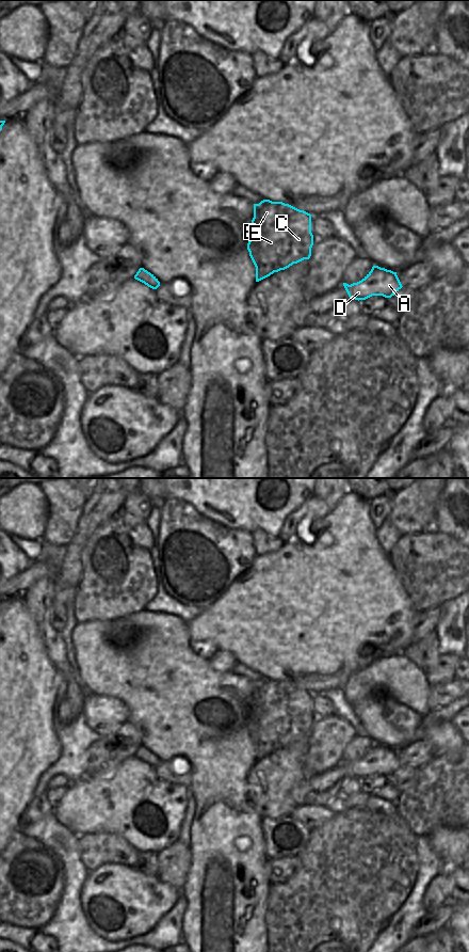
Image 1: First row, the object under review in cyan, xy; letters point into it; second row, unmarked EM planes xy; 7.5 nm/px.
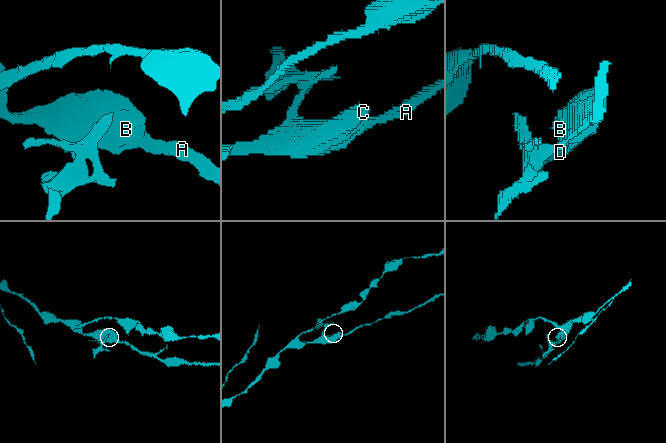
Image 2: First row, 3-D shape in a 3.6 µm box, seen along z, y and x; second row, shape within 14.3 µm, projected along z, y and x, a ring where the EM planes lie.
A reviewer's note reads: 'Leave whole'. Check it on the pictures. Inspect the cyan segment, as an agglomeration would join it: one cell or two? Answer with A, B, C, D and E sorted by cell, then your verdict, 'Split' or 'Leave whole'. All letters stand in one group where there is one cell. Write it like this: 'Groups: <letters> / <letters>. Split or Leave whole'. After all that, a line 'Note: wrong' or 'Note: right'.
Groups: A B C D E. Leave whole.
Note: right

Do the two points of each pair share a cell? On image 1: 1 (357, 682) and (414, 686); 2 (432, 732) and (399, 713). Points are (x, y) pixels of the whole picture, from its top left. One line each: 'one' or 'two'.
1: one
2: two

